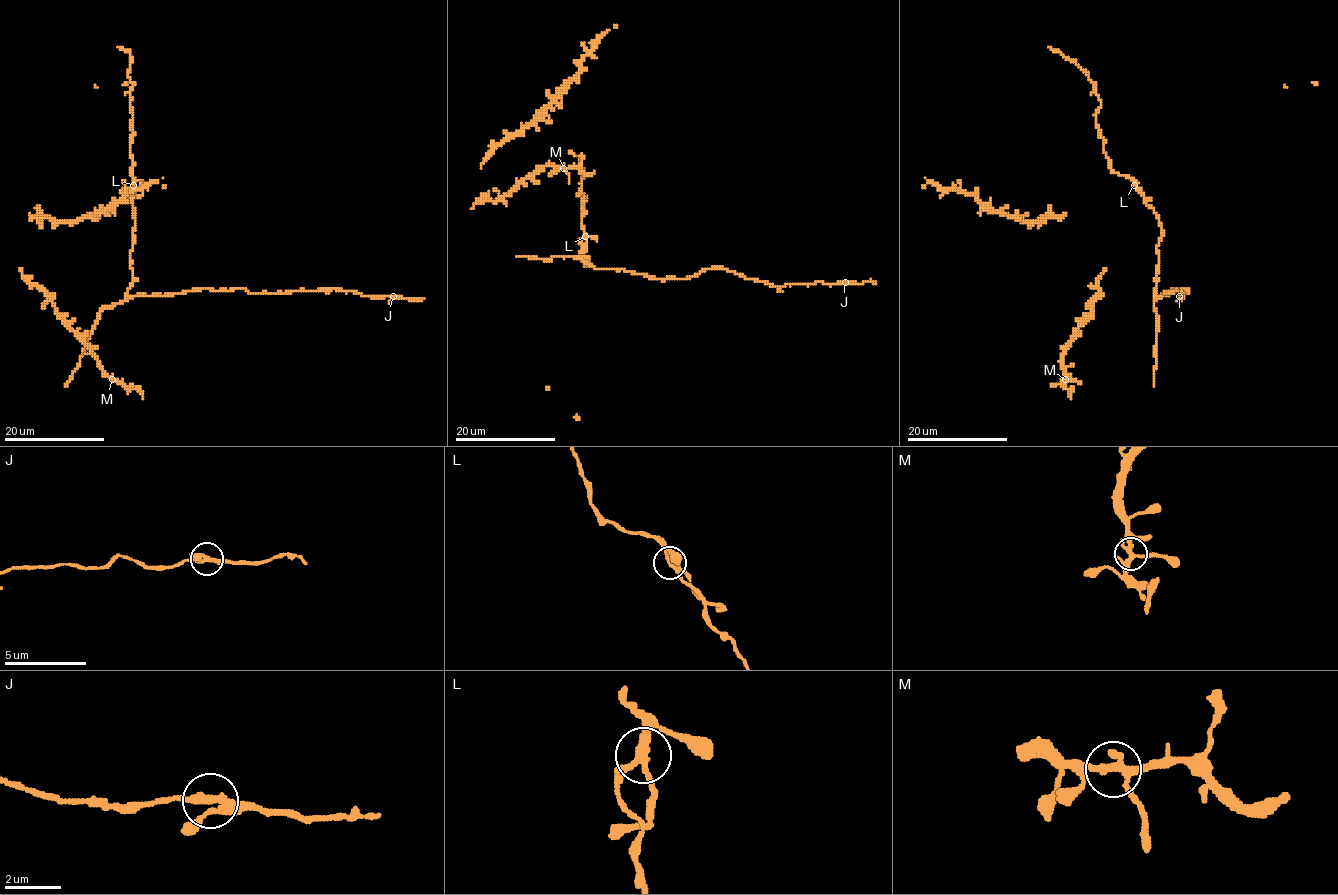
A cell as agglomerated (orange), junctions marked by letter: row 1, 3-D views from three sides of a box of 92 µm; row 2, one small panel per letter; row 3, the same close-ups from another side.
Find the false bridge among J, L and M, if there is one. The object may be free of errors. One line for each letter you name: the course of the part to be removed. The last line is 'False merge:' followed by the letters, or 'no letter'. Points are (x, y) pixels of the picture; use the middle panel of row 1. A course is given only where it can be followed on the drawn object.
L: course (585, 237), (586, 249), (578, 253)
False merge: L

